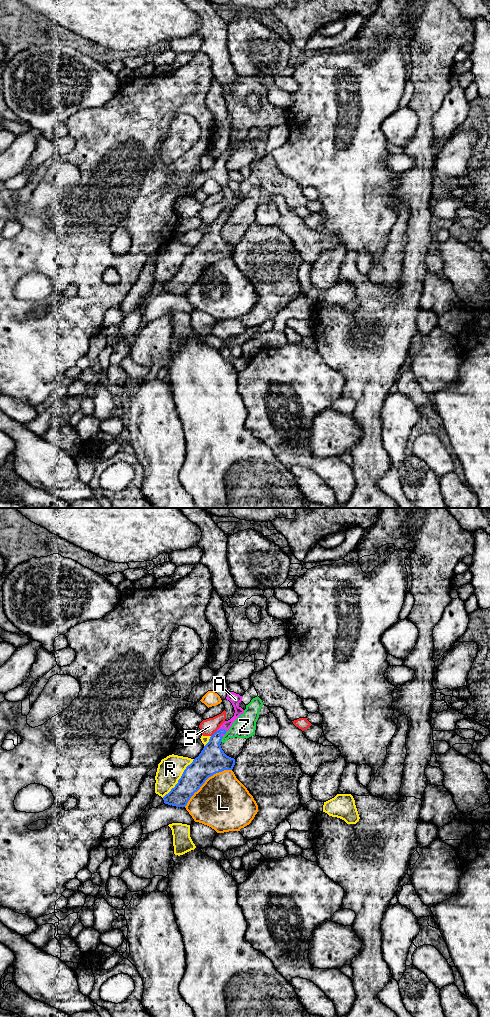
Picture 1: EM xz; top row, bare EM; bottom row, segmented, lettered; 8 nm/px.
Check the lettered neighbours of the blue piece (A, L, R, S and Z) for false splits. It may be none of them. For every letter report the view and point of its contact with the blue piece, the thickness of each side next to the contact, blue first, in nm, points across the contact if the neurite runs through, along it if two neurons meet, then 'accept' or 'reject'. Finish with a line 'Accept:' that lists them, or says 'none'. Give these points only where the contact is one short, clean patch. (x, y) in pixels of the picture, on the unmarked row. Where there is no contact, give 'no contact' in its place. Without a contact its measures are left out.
A: meets blue in xz at (221, 217); 220 nm thick on the blue side, 70 nm on the other; accept
L: meets blue in xz at (205, 268); 220 nm thick on the blue side, 440 nm on the other; reject
R: meets blue in xz at (179, 267); 190 nm thick on the blue side, 200 nm on the other; reject
S: meets blue in xz at (214, 221); 220 nm thick on the blue side, 130 nm on the other; reject
Z: meets blue in xz at (221, 227); 220 nm thick on the blue side, 180 nm on the other; border along xz (223, 225), (220, 229); reject
Accept: A

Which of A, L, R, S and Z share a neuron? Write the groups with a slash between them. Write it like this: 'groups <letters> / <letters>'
groups A / L / R / S / Z

